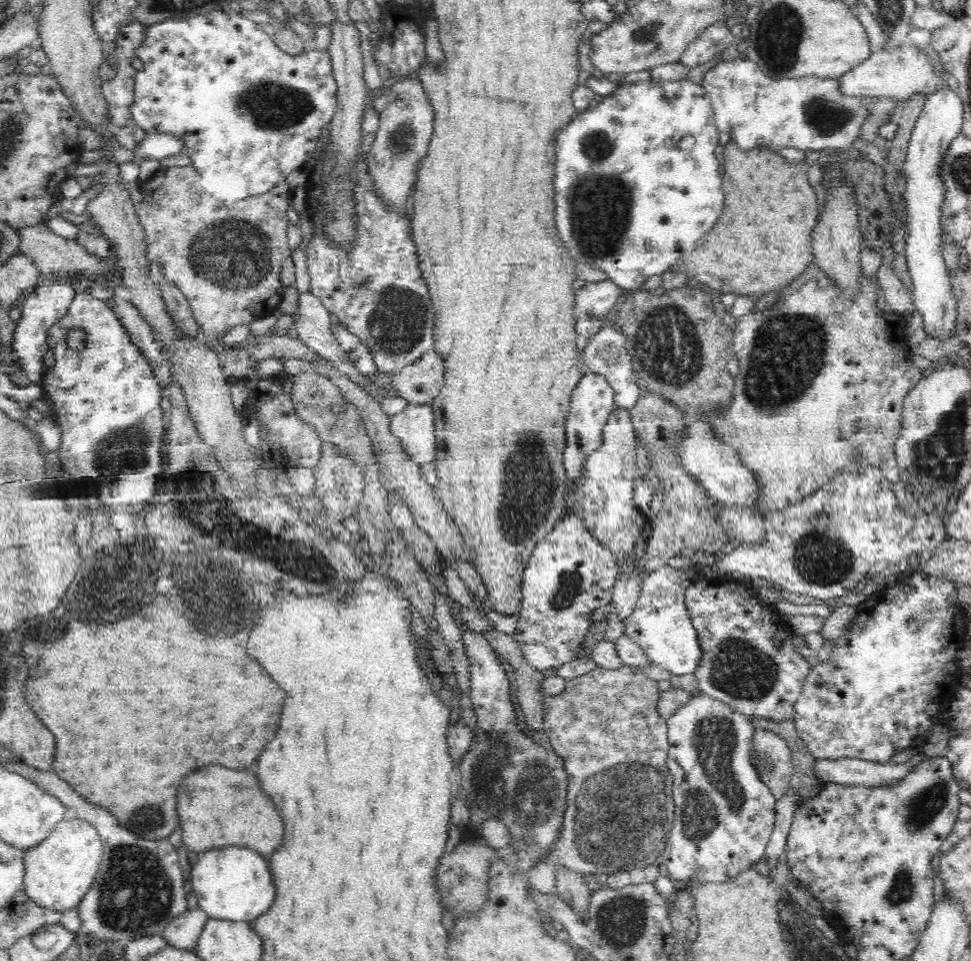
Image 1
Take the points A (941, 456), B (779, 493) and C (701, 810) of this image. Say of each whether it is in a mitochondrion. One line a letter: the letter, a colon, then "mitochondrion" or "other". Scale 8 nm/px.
A: mitochondrion
B: other
C: mitochondrion

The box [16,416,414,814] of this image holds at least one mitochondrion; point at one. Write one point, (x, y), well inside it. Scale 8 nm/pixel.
(185, 580)

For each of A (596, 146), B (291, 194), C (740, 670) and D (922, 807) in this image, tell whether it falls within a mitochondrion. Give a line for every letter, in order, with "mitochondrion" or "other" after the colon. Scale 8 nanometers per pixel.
A: mitochondrion
B: other
C: mitochondrion
D: mitochondrion

